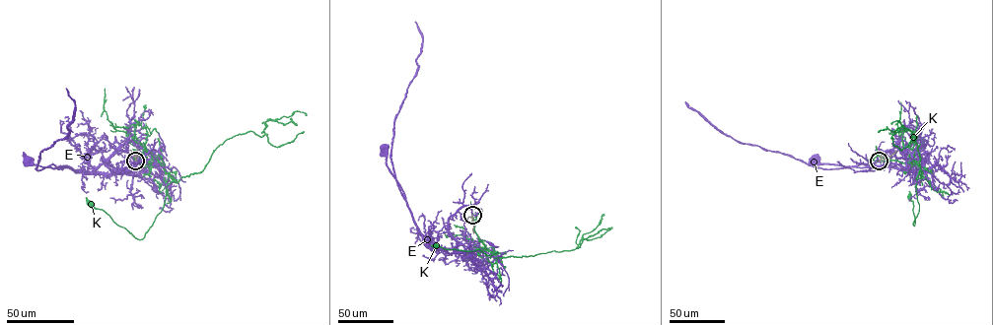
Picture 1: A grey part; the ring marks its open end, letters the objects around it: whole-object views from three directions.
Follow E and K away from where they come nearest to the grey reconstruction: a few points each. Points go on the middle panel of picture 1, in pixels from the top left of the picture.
E: (472, 215), (465, 206), (448, 220), (456, 246), (428, 246), (387, 165), (384, 148)
K: (472, 215), (478, 238), (502, 258), (577, 248), (582, 235), (594, 229), (603, 214)

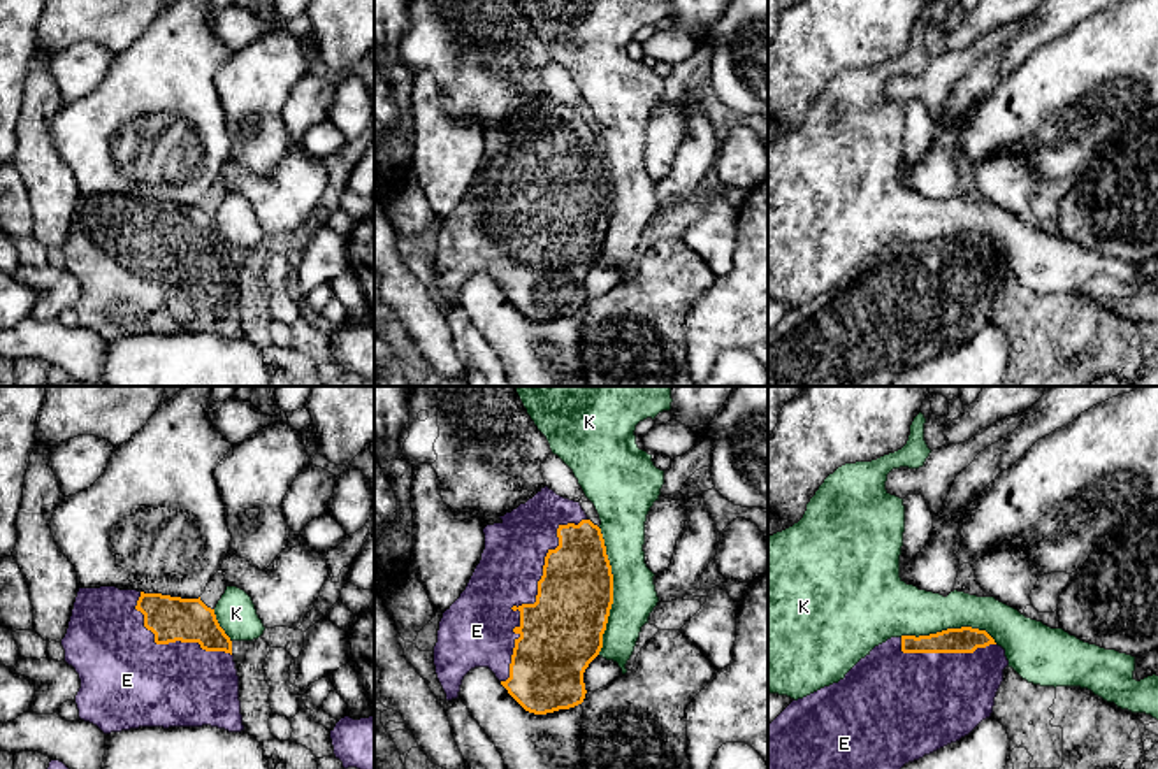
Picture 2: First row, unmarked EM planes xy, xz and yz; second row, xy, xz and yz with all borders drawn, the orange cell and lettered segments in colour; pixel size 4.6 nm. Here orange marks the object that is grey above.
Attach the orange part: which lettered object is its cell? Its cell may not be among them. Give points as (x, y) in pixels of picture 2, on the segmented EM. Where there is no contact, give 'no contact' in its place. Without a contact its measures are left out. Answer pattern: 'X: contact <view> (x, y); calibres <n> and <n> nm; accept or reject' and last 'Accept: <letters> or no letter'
E: contact xz (536, 597); calibres 380 and 280 nm; accept
K: contact xz (612, 590); calibres 340 and 200 nm; reject
Accept: E

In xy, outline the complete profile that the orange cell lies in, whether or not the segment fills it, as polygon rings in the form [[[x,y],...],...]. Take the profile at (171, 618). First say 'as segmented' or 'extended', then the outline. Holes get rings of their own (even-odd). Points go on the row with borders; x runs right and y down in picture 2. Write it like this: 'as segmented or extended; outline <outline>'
extended; outline [[[116,586],[79,588],[62,646],[65,662],[81,679],[76,695],[79,718],[97,725],[104,734],[139,727],[202,725],[228,732],[244,730],[232,641],[220,627],[214,609],[207,607],[200,597],[181,599]]]

